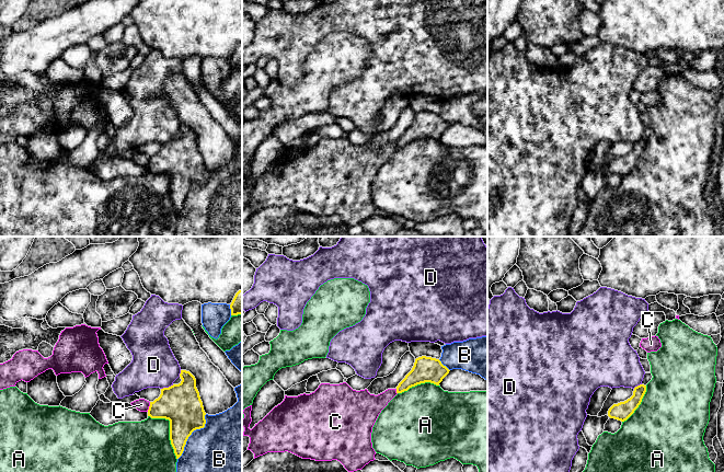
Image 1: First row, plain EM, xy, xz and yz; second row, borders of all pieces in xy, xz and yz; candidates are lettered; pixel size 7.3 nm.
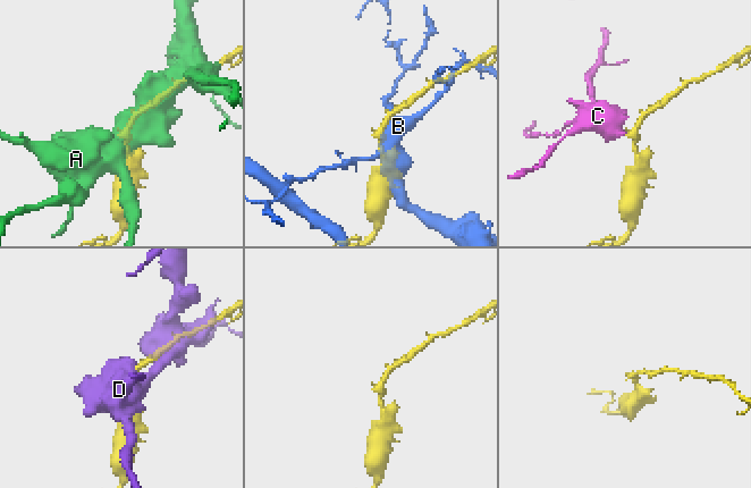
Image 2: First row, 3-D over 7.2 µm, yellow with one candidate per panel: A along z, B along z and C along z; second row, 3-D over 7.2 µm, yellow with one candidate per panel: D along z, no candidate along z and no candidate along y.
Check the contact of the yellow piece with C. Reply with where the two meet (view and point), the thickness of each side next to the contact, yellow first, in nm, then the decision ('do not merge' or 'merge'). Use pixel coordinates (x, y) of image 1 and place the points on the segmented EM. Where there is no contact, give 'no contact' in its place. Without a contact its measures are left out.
meets yellow in xy at (149, 406); 300 nm thick on the yellow side, 90 nm on the other; do not merge

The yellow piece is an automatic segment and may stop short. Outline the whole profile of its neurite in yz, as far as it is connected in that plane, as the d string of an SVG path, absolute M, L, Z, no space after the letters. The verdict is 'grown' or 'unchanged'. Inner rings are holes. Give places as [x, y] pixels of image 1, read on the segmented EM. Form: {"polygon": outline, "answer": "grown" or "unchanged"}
{"polygon": "M640 384L634 388L633 395L624 402L613 404L609 411L608 416L621 422L627 421L634 411L639 407L642 399L646 392L646 385Z", "answer": "unchanged"}

